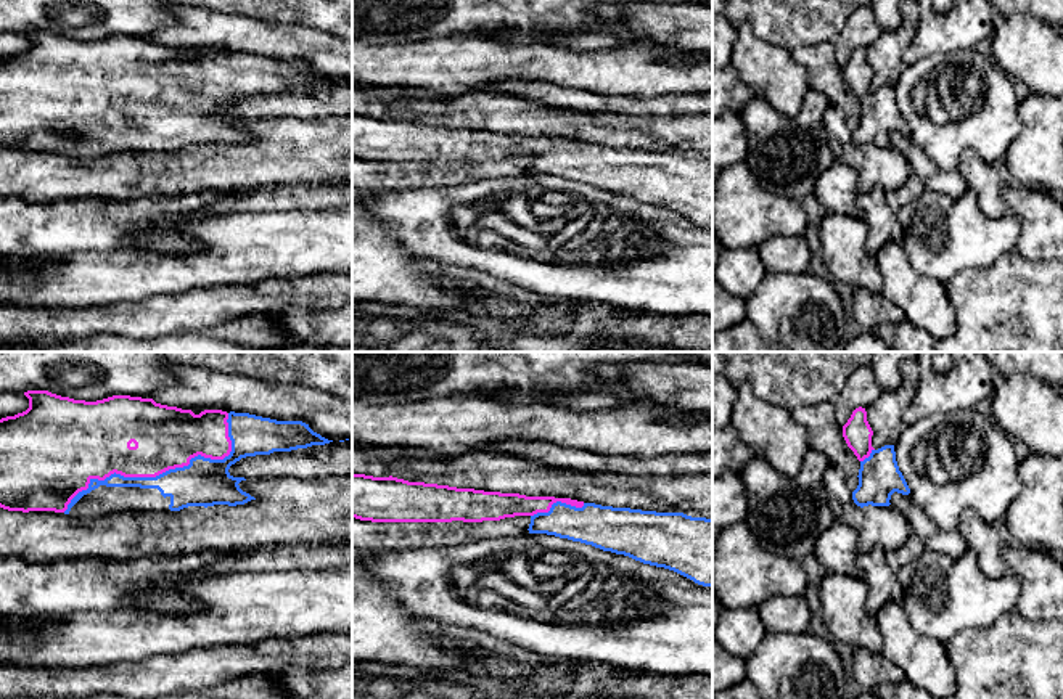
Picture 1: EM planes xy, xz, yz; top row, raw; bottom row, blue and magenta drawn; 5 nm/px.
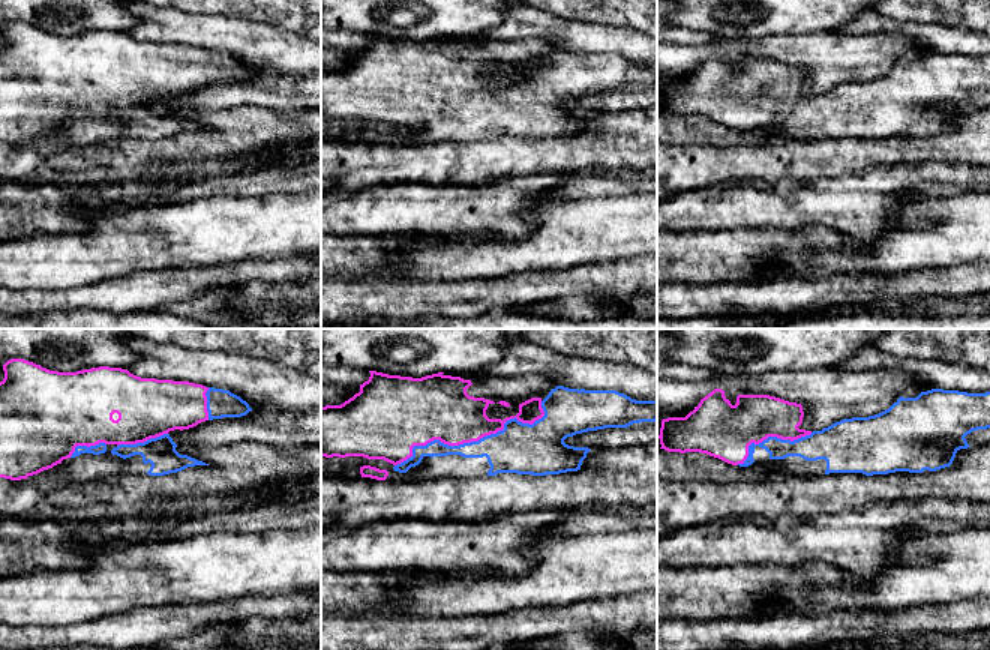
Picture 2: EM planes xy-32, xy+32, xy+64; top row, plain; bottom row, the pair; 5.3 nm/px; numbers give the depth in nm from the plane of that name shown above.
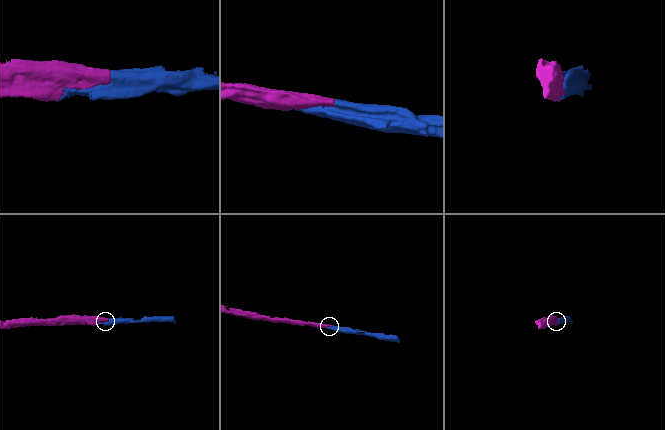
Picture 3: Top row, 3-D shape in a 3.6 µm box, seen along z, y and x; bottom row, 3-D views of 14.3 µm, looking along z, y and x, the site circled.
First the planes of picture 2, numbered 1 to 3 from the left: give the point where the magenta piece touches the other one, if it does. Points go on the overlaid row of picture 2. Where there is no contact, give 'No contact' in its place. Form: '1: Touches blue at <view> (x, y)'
1: Touches blue at xy-32 (141, 443)
2: Touches blue at xy+32 (474, 442)
3: Touches blue at xy+64 (770, 437)

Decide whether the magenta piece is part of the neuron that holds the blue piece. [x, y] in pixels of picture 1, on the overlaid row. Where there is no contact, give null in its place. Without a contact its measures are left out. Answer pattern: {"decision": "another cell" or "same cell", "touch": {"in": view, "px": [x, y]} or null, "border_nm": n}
{"decision": "same cell", "touch": {"in": "xy", "px": [163, 473]}, "border_nm": 950}

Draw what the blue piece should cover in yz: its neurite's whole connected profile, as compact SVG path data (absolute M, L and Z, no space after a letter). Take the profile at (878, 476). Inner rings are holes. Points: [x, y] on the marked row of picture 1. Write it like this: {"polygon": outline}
{"polygon": "M865 408L852 411L843 426L843 437L848 447L860 461L859 485L852 492L857 506L889 506L894 492L909 495L910 488L899 471L894 445L884 445L878 450L872 447L873 431L867 421Z"}

